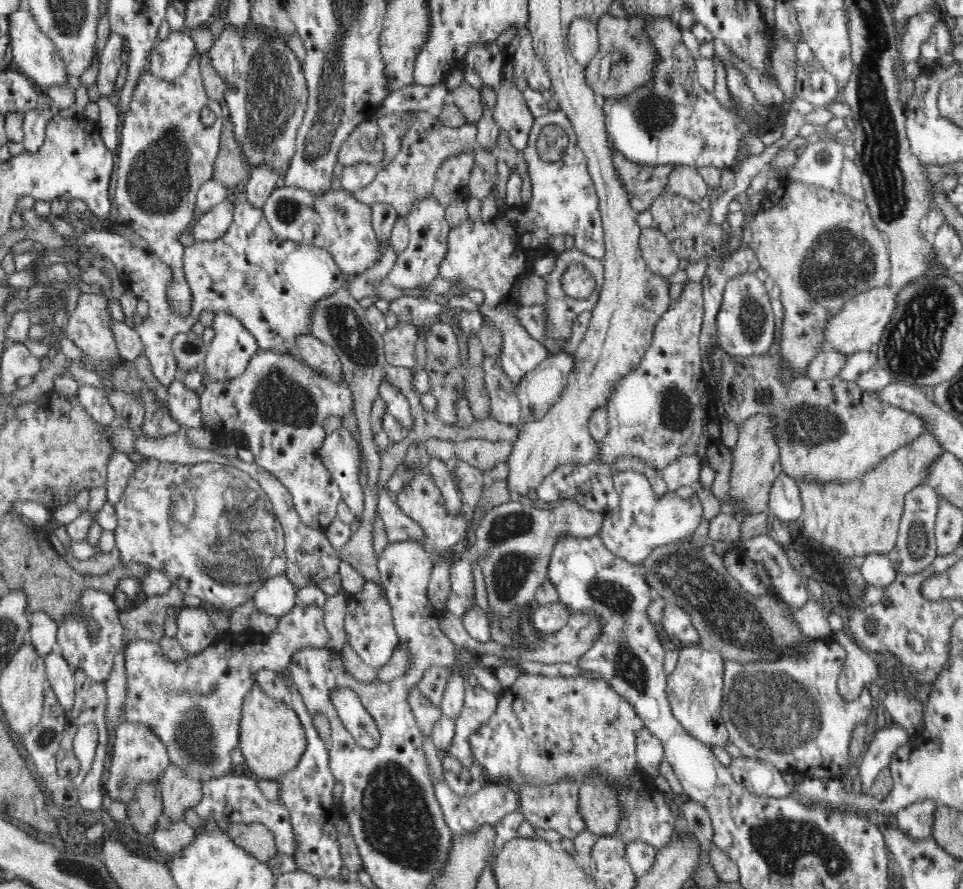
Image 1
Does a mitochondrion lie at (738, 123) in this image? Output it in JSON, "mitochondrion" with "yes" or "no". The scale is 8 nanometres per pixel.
{"mitochondrion":"no"}

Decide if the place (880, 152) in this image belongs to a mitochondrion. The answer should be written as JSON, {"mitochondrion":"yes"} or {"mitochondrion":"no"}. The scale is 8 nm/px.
{"mitochondrion":"yes"}

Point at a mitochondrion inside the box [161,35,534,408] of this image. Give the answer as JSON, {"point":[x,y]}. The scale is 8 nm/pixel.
{"point":[270,98]}

